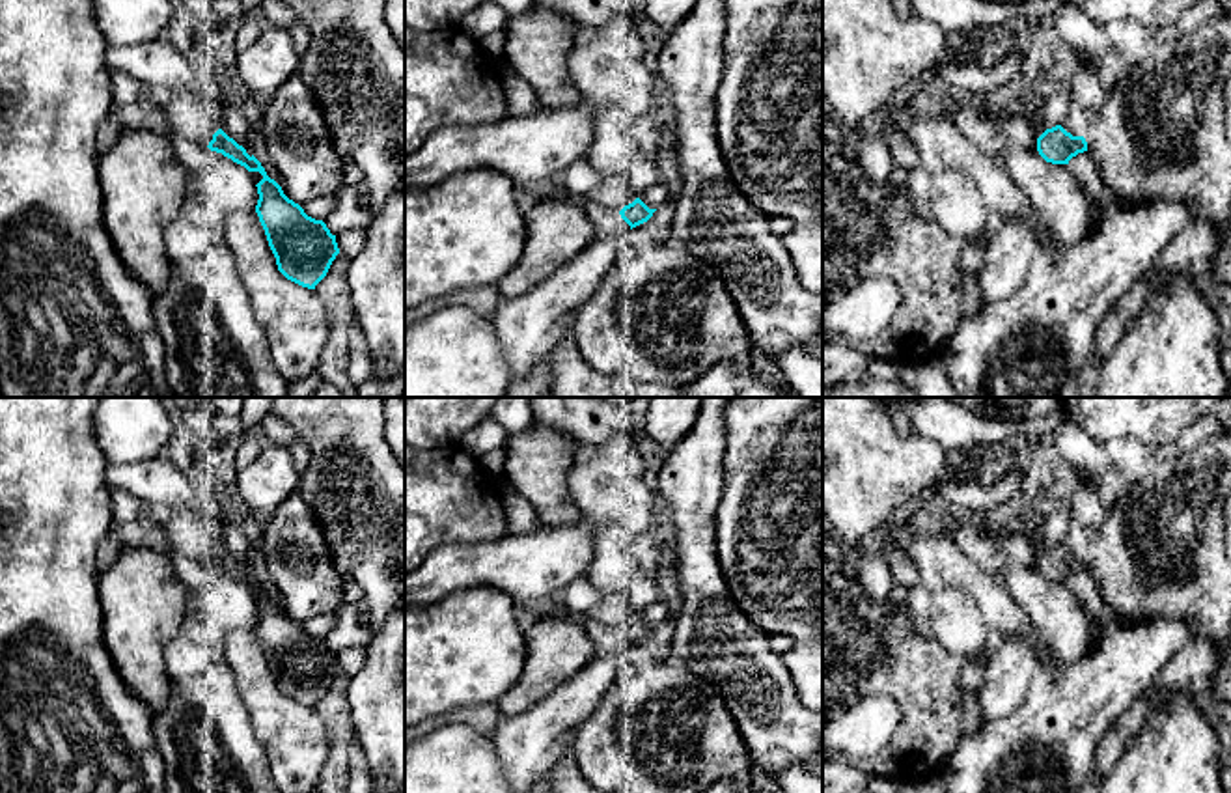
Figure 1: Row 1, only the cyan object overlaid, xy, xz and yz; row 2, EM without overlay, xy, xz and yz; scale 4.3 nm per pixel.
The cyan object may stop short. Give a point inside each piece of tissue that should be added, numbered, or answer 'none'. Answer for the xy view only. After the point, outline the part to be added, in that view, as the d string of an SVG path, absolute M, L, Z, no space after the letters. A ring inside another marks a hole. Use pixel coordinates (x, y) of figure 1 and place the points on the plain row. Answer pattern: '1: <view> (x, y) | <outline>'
1: xy (191, 532) | M198 506L187 511L170 511L160 519L175 550L196 562L209 563L218 549L214 522L209 521L211 515L213 509Z

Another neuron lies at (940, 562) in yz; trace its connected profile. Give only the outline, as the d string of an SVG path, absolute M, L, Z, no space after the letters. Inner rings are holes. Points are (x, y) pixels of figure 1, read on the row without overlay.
M920 534L908 545L908 558L920 573L920 584L929 593L949 588L970 593L987 625L998 631L1003 640L1033 642L1041 664L1052 661L1043 636L1031 629L1030 618L1009 591L974 563L953 537Z

